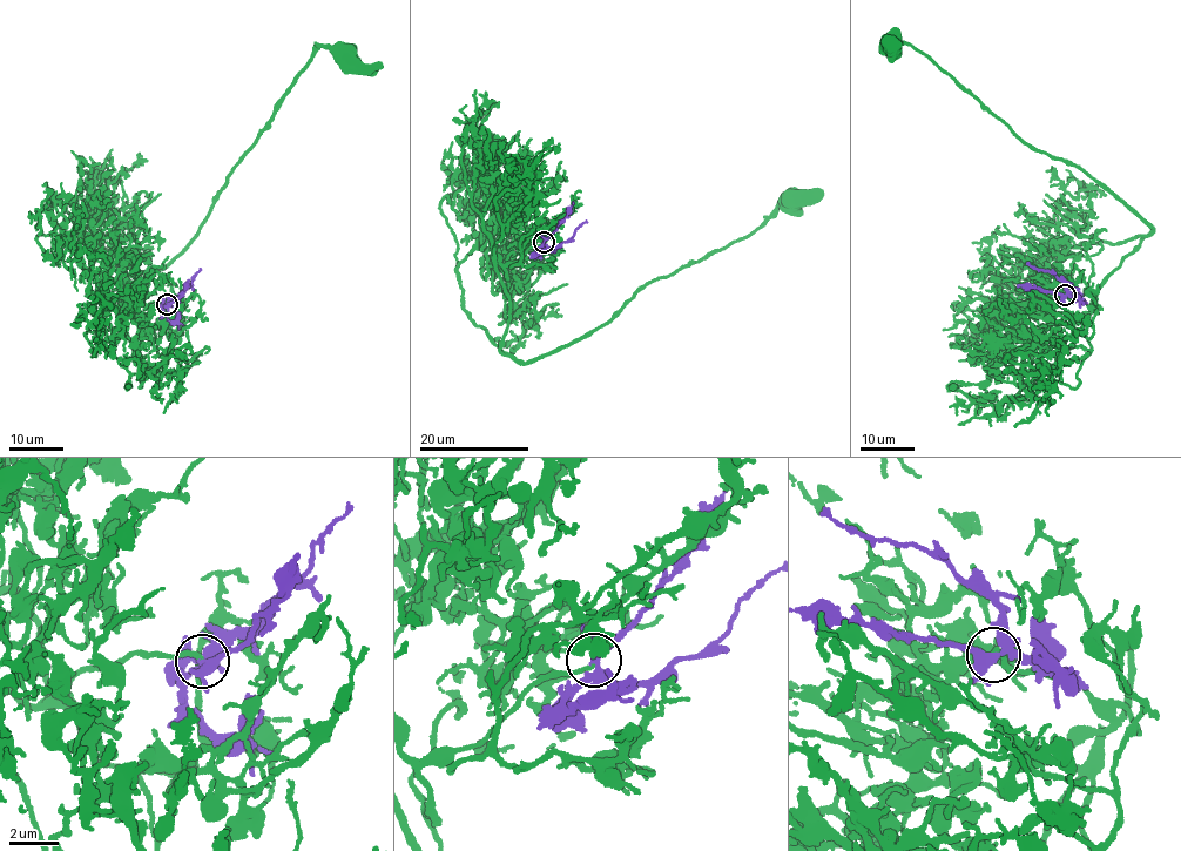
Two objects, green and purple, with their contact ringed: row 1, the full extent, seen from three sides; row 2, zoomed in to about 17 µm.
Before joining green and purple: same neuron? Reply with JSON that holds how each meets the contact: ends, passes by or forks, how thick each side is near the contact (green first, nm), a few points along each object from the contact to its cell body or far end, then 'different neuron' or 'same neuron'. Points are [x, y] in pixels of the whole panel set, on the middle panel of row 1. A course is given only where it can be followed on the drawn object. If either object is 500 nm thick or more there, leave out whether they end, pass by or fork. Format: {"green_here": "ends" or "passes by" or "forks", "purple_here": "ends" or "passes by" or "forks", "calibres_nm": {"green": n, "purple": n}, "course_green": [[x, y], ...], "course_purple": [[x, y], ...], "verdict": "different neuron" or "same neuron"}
{"green_here": "ends", "purple_here": "forks", "calibres_nm": {"green": 190, "purple": 280}, "course_green": [[542, 242], [494, 257], [511, 311], [499, 351], [521, 363], [789, 198]], "course_purple": [[542, 242], [551, 248], [567, 242], [587, 221]], "verdict": "same neuron"}

